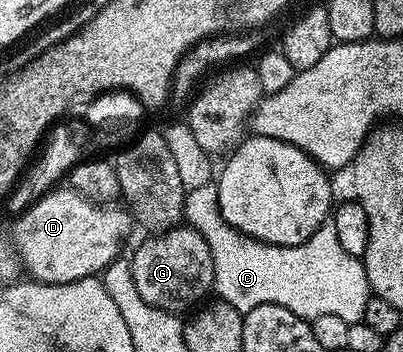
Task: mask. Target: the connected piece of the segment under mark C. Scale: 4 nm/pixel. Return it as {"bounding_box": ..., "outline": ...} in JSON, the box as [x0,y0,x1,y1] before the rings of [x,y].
{"bounding_box":[184,184,370,322],"outline":[[[196,184],[184,196],[184,222],[205,237],[213,257],[215,282],[214,290],[223,301],[228,302],[238,311],[258,308],[258,304],[282,304],[282,308],[290,308],[294,316],[313,319],[318,316],[342,316],[347,322],[363,322],[366,304],[370,297],[366,268],[361,259],[350,256],[346,248],[338,240],[338,232],[334,232],[331,220],[324,223],[306,240],[297,246],[275,246],[269,242],[260,242],[227,226],[222,212],[216,203],[216,188],[212,184]]]}

